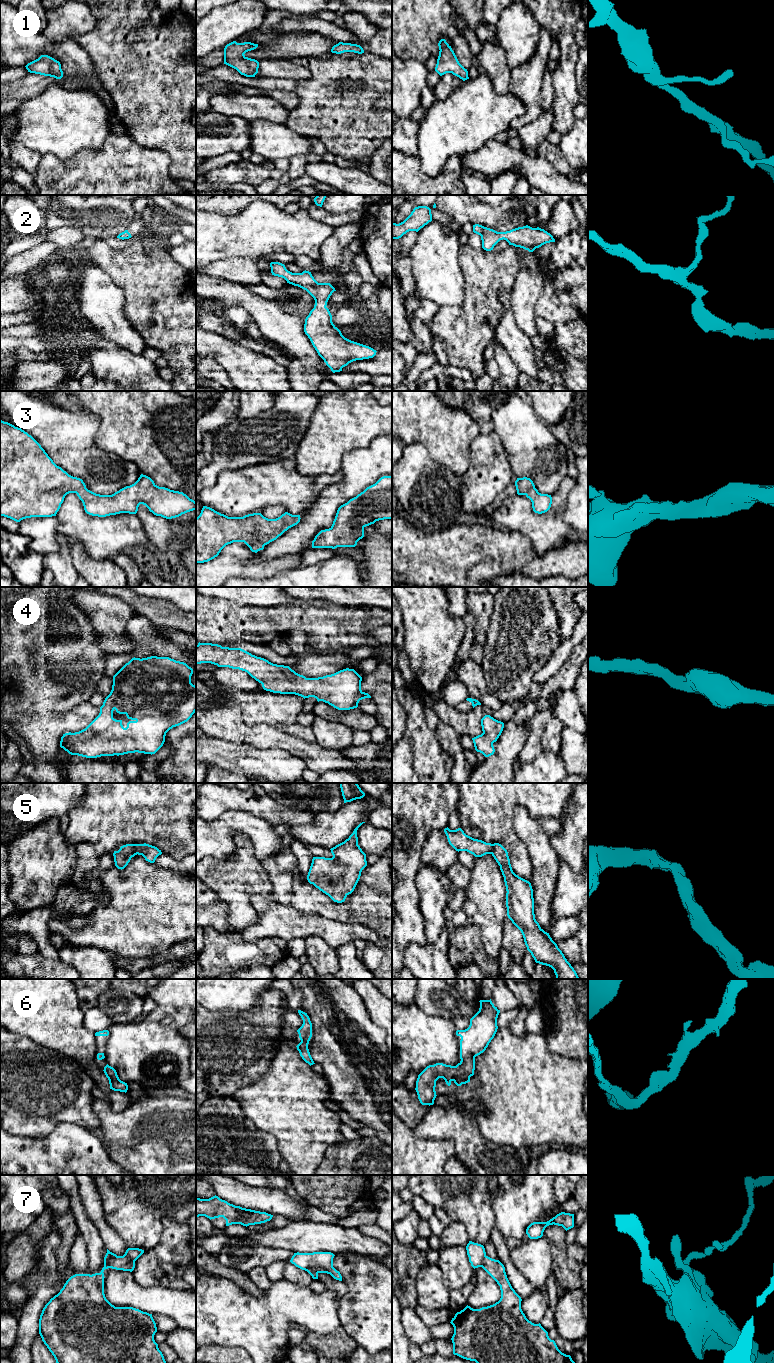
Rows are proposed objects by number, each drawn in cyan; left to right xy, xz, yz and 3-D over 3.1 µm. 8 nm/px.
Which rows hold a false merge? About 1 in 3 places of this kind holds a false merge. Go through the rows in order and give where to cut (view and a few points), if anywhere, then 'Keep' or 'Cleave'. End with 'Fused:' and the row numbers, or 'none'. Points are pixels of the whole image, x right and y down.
1: No split. Keep
2: No split. Keep
3: No split. Keep
4: No split. Keep
5: No split. Keep
6: No split. Keep
7: Split along xy (134, 1260), (120, 1256), (104, 1267). Cleave
Fused: 7

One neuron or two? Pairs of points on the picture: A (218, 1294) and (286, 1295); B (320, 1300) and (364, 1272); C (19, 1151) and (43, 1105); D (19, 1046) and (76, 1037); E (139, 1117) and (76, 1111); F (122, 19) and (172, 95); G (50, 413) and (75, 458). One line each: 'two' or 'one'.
A: one
B: two
C: two
D: two
E: two
F: one
G: one

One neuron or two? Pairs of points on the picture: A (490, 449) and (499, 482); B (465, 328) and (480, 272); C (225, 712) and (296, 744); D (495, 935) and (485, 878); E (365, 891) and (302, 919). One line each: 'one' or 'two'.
A: one
B: one
C: one
D: one
E: two

